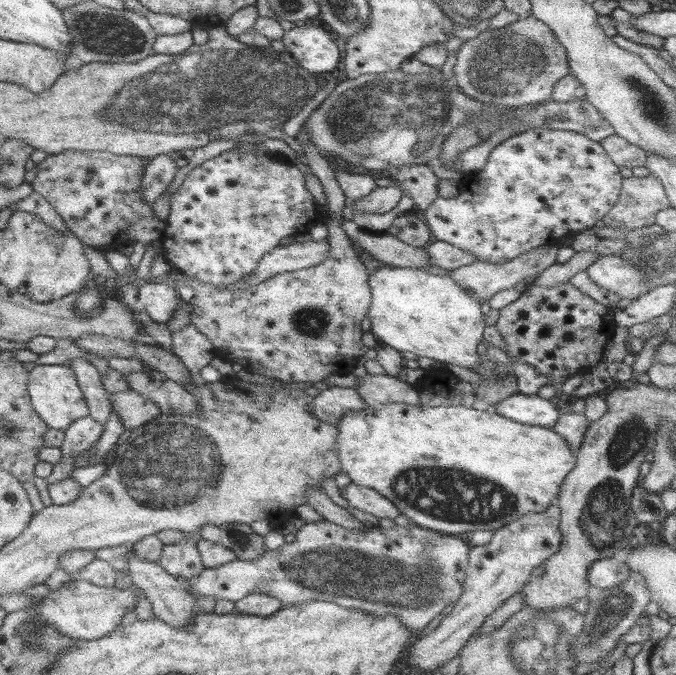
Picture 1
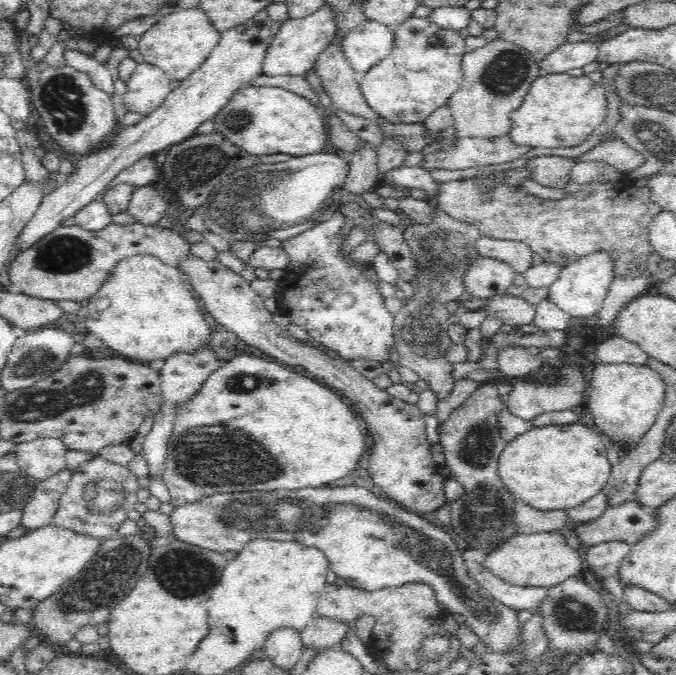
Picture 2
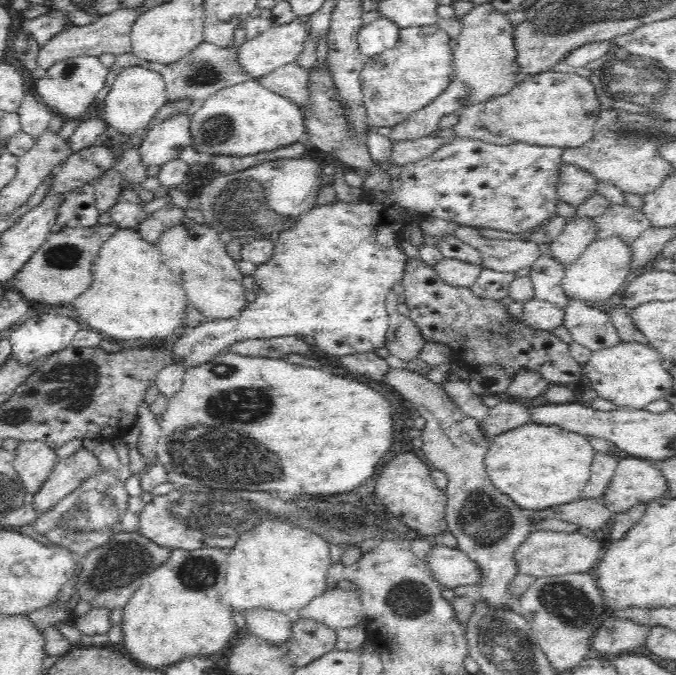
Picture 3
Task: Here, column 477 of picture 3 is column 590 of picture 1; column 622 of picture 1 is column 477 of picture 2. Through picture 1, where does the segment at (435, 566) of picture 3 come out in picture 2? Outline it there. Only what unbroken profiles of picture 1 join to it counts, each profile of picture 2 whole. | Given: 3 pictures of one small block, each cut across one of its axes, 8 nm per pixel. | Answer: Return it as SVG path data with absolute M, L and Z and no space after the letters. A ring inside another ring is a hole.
M474 560L466 561L466 570L470 577L488 590L494 599L514 610L531 610L536 613L548 596L549 587L516 586L504 582L482 563Z

